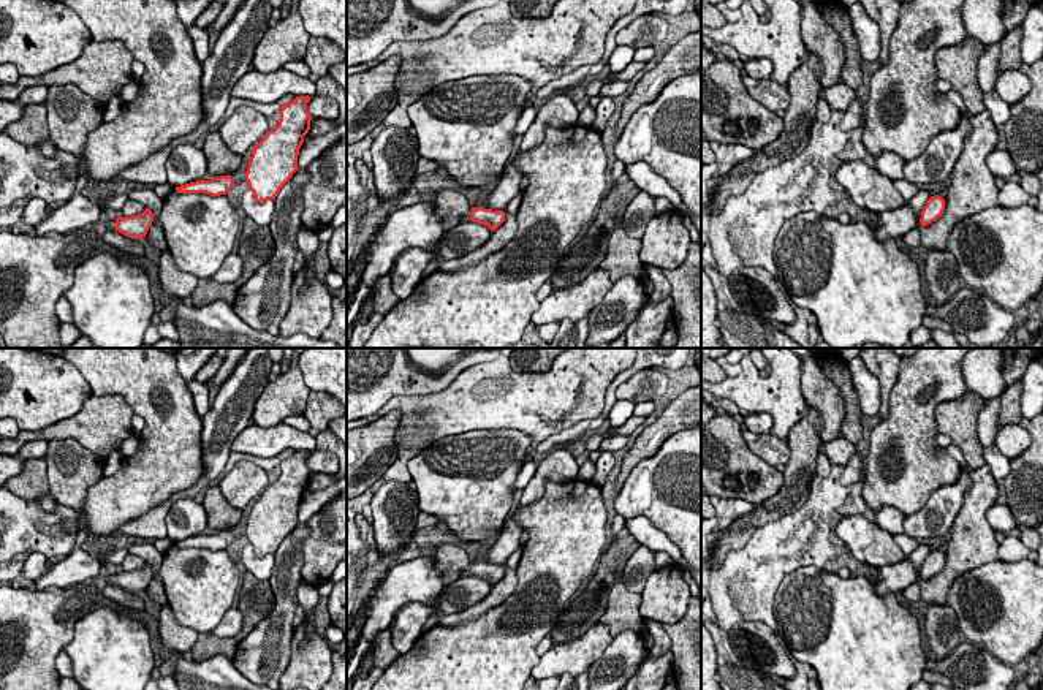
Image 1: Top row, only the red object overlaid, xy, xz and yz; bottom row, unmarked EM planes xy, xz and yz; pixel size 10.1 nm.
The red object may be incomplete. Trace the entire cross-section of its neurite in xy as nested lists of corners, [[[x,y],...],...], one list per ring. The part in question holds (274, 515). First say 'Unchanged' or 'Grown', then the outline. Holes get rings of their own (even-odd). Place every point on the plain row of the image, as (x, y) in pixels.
Unchanged. [[[309,449],[296,451],[282,461],[279,480],[253,502],[245,535],[256,557],[275,554],[280,543],[299,524],[299,503],[313,473],[307,467],[310,453]]]

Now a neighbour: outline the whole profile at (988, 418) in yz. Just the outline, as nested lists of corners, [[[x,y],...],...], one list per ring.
[[[1000,397],[984,399],[983,407],[978,413],[978,440],[983,448],[989,448],[994,443],[997,430],[1002,427],[999,424],[1000,415]]]

